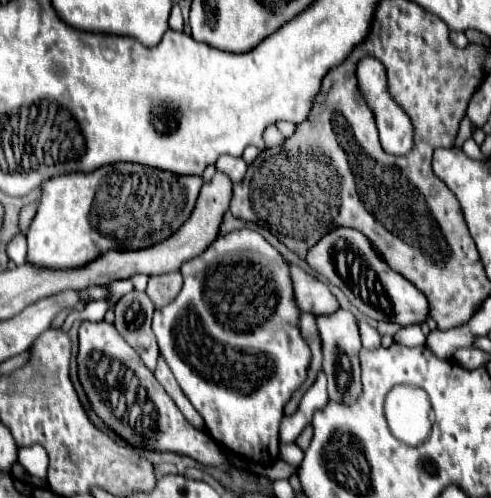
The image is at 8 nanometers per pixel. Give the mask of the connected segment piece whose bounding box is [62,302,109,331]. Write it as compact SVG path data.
M91 302L91 304L87 304L83 310L72 311L66 317L62 329L68 331L77 320L88 320L89 322L97 320L97 322L101 322L103 316L105 316L105 312L107 312L107 308L109 308L107 302Z

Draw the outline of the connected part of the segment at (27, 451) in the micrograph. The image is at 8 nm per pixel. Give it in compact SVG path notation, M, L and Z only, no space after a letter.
M21 446L17 450L17 462L21 462L31 476L41 480L47 478L47 452L43 446Z

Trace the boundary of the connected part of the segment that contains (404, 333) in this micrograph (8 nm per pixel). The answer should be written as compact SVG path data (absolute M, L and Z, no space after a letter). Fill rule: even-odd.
M403 326L395 334L395 342L403 344L403 346L423 346L425 344L425 336L423 336L419 326Z

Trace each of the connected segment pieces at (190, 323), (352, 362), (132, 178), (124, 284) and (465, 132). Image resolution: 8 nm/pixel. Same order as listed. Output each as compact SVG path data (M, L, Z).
M243 228L243 230L233 230L225 236L215 238L215 242L203 254L199 254L197 258L193 258L181 266L181 274L183 274L185 284L183 284L179 296L173 302L169 302L167 306L159 308L153 316L153 334L157 338L159 352L165 358L167 366L171 368L181 390L185 392L185 396L193 404L193 408L201 414L205 428L213 440L217 440L221 446L225 446L233 454L243 456L243 460L247 460L247 462L257 462L263 466L273 464L279 458L279 422L283 418L283 406L289 402L291 394L305 382L307 368L311 362L311 352L309 352L305 340L301 338L299 324L297 324L299 322L299 308L295 306L295 300L293 300L293 288L291 288L287 262L259 232Z
M335 310L333 314L315 316L317 330L321 338L321 352L323 352L323 372L327 376L327 390L329 400L333 402L355 402L361 392L361 366L359 366L359 350L361 350L361 338L357 320L349 310Z
M119 162L113 166L107 164L87 174L77 172L49 178L41 184L39 208L27 232L27 246L29 246L27 260L37 266L65 270L93 262L109 248L129 250L129 246L147 248L157 242L163 242L173 232L177 232L179 226L191 216L201 186L203 186L201 176L179 176L173 172L163 172L157 168L129 162Z
M117 280L117 282L111 282L107 288L111 290L113 298L119 300L119 298L123 298L125 294L129 294L133 290L133 284L131 284L131 280Z
M465 116L462 119L462 121L460 122L460 125L459 125L459 131L458 131L457 138L454 143L454 147L461 148L463 145L463 142L465 142L465 140L467 140L467 138L470 138L472 136L471 124L472 123L469 120L469 118L467 118L467 116Z

